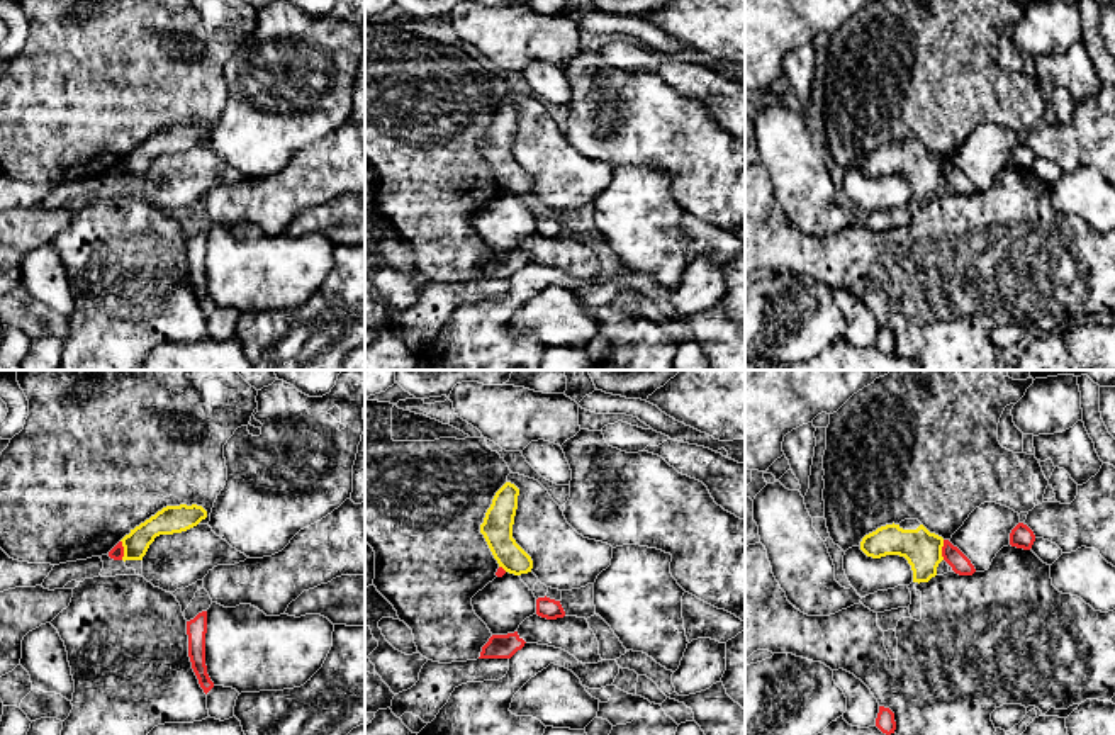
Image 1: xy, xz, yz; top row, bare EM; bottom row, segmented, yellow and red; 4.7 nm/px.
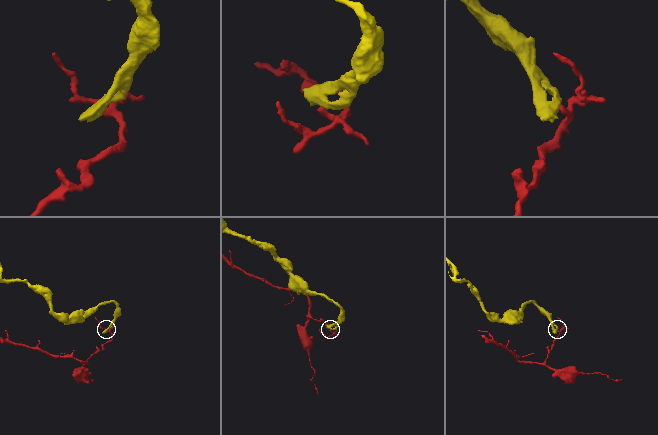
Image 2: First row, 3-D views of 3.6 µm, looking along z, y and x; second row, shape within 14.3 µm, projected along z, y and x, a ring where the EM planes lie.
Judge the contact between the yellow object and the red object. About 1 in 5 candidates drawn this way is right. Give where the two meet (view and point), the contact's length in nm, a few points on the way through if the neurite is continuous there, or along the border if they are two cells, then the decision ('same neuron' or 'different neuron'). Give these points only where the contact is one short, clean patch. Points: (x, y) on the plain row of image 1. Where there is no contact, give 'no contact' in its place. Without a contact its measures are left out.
yz (941, 170) | 100 nm | along yz (944, 160), (942, 179) | different neuron

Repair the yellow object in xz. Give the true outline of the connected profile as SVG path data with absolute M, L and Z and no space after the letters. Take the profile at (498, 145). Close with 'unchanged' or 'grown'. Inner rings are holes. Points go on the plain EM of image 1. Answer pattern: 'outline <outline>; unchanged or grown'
outline M506 102L494 115L485 132L480 153L494 178L506 192L521 195L533 188L531 177L513 158L513 144L518 129L519 109Z; unchanged

